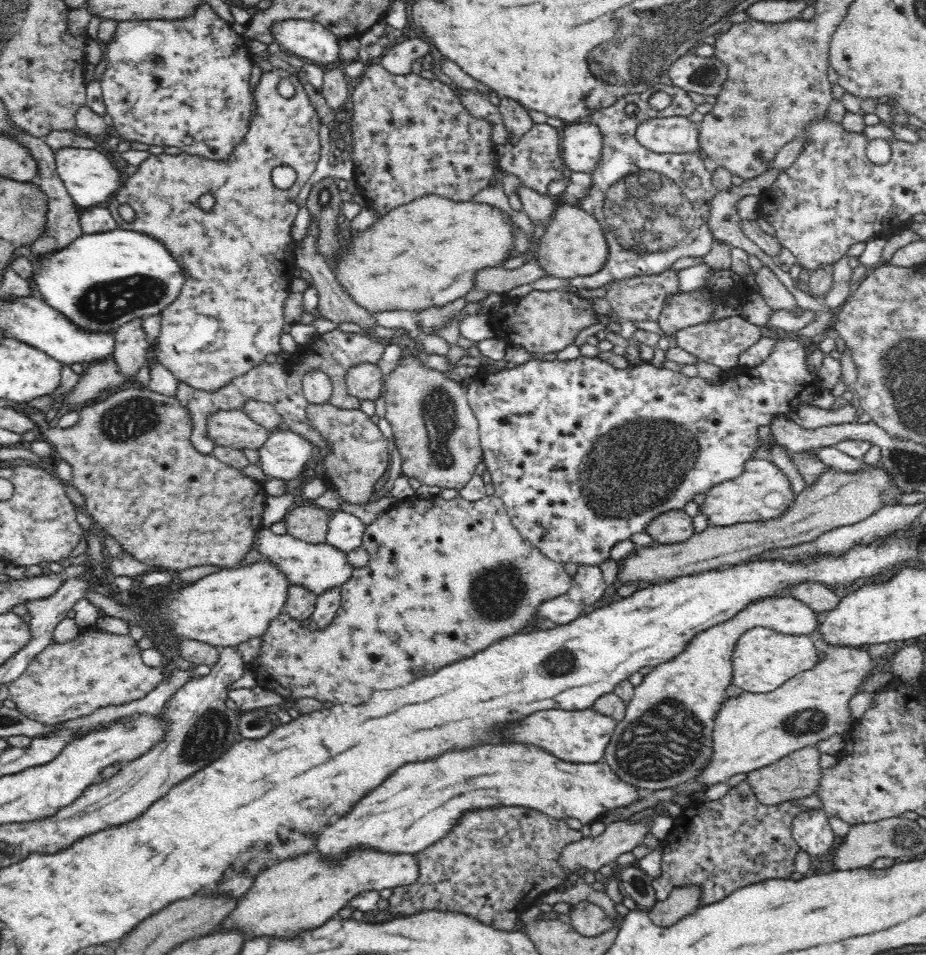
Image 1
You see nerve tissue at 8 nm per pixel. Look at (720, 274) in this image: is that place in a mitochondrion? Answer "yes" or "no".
no

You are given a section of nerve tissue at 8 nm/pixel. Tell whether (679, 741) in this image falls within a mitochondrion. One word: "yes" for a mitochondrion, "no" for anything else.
yes

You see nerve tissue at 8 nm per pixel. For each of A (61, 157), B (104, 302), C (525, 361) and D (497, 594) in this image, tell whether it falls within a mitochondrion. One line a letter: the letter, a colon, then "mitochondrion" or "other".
A: other
B: mitochondrion
C: other
D: mitochondrion

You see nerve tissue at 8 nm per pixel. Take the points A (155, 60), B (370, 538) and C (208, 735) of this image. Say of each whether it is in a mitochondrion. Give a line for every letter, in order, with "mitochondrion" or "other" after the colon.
A: mitochondrion
B: other
C: mitochondrion

